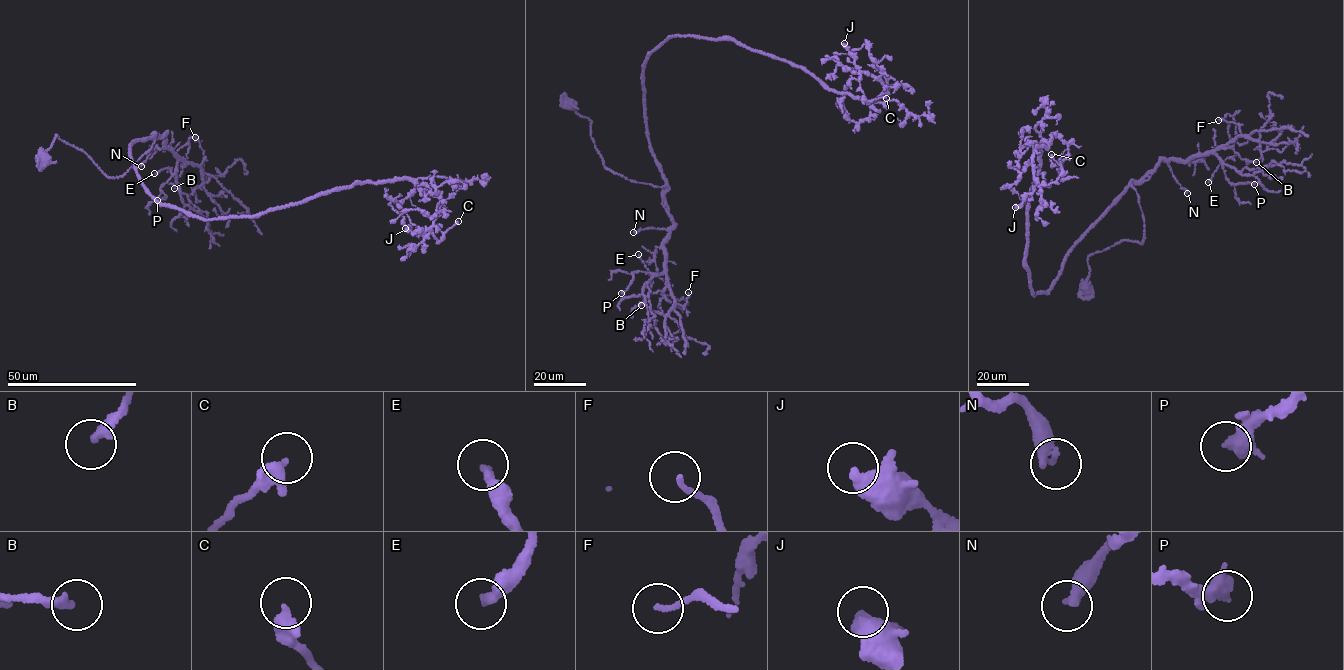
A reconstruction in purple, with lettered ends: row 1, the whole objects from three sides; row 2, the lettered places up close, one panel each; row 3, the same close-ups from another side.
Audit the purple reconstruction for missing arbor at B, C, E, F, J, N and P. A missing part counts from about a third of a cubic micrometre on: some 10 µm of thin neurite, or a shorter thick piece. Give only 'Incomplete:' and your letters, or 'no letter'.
Incomplete: N

